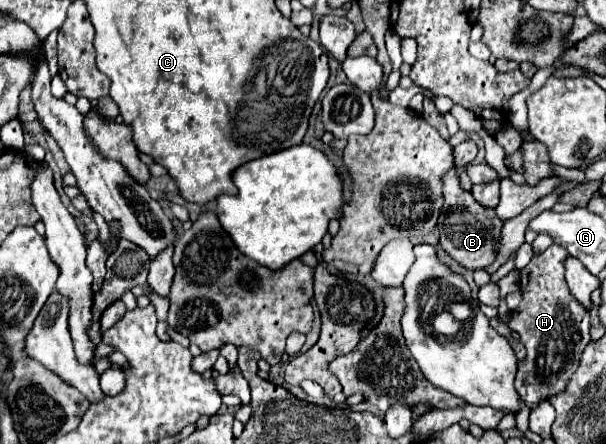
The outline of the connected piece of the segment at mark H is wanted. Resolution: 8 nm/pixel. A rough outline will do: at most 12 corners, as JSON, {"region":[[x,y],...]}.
{"region":[[560,244],[520,270],[508,326],[528,350],[516,390],[530,410],[566,390],[590,314],[564,280]]}

